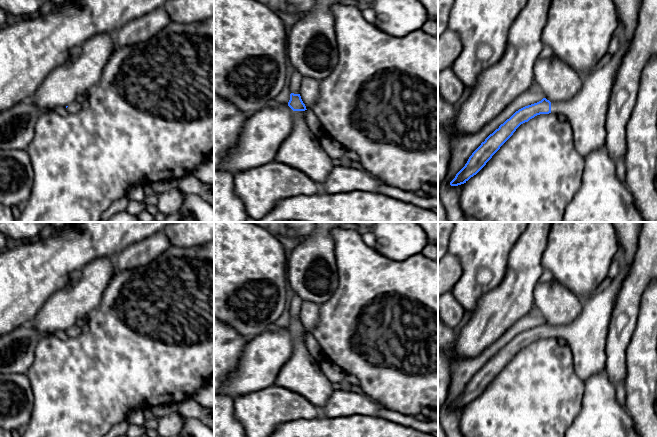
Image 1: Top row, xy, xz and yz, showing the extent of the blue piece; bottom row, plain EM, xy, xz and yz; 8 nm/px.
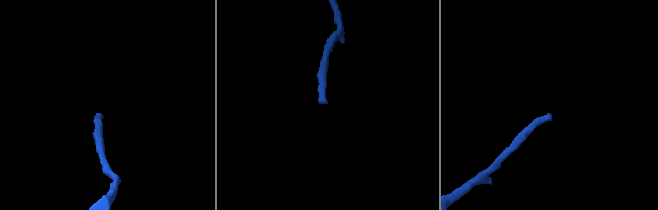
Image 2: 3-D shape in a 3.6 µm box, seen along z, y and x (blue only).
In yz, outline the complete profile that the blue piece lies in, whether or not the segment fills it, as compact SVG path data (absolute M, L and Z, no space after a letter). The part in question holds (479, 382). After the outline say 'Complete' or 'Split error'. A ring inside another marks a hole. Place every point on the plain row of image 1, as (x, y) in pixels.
M612 223L616 229L618 244L624 250L624 260L620 262L618 275L583 301L581 313L571 323L550 326L543 322L516 335L472 377L465 390L450 406L451 410L464 408L476 399L521 348L540 338L555 337L567 341L573 356L574 372L584 383L591 376L605 370L606 339L613 308L622 282L632 266L643 224Z. Split error

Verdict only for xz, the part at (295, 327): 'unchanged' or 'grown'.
grown

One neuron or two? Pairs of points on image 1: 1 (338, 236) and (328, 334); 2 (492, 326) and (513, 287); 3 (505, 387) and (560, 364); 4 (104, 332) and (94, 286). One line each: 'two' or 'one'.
1: one
2: one
3: one
4: two

